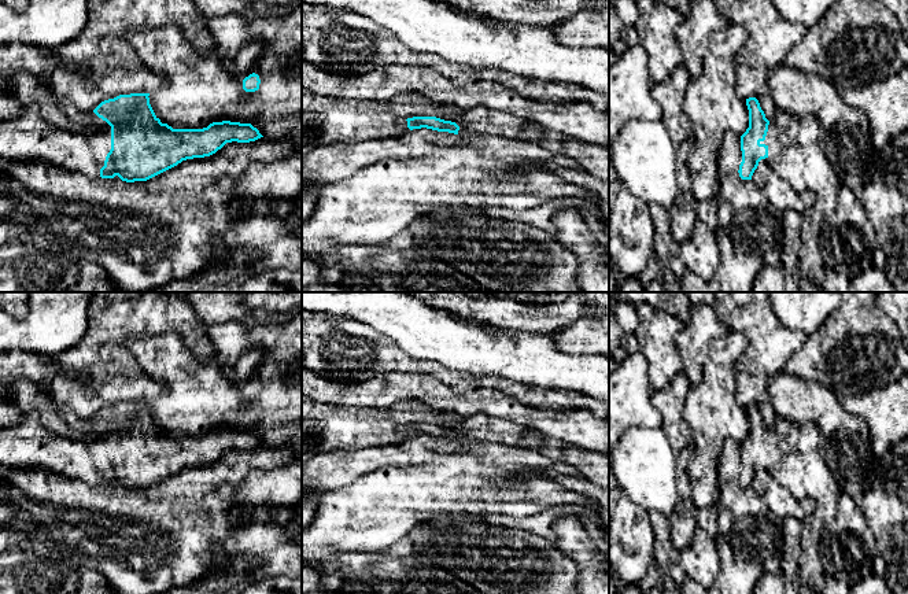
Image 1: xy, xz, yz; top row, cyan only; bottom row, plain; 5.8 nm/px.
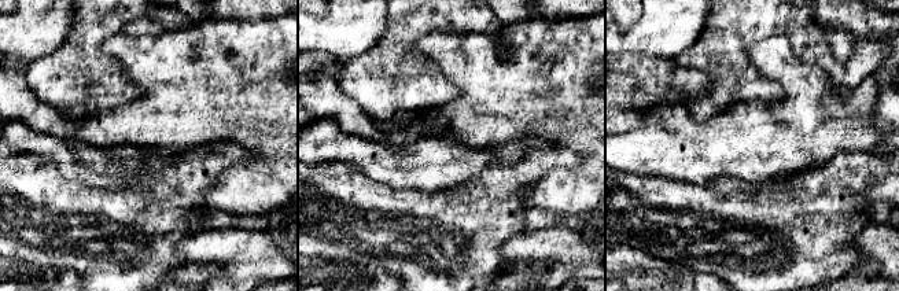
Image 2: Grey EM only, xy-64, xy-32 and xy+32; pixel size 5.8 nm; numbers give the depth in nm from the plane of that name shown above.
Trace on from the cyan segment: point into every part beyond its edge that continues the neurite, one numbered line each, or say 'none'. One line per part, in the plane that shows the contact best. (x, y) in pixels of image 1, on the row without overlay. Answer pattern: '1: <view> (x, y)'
1: xy (82, 453)

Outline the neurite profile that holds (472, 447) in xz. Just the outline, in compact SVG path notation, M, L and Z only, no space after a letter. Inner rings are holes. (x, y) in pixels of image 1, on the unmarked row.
M421 435L392 446L320 453L307 462L302 462L302 486L320 494L379 469L418 466L429 462L435 455L457 453L494 460L501 468L509 471L551 469L562 476L582 476L575 466L557 462L532 449L480 442L459 443Z

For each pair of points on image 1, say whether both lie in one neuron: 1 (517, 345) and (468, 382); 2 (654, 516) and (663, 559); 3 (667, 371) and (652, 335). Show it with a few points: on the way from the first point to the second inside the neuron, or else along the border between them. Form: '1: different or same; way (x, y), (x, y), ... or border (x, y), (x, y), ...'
1: different; border (445, 368), (476, 376), (502, 376), (506, 380)
2: same; way (661, 527), (663, 548)
3: same; way (664, 362), (657, 343)

